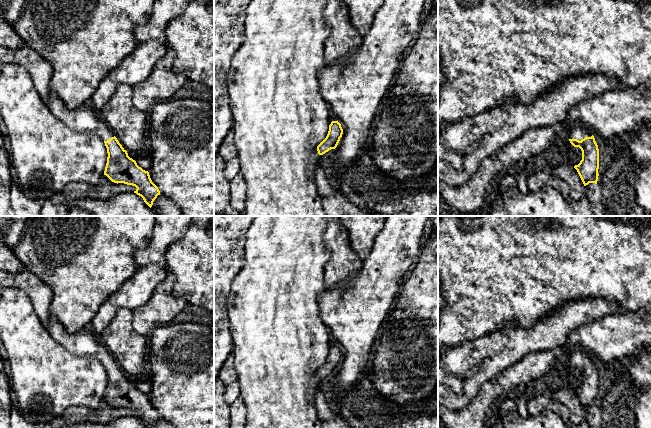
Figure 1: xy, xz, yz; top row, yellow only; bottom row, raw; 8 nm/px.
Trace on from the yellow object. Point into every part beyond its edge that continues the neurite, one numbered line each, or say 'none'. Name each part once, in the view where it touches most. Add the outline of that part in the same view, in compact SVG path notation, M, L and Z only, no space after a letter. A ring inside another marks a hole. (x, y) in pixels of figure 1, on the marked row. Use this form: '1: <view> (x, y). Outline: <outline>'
1: yz (576, 131). Outline: M575 124L568 129L566 135L568 139L577 139L581 141L585 137L591 137L592 133L588 129L583 128L581 125Z

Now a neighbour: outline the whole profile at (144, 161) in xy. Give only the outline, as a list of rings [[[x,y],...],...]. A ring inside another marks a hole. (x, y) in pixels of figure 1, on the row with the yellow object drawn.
[[[147,153],[139,156],[135,161],[139,167],[149,172],[151,168],[151,158]]]

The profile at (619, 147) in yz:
[[[618,139],[611,144],[611,155],[603,173],[598,176],[597,186],[601,192],[601,203],[604,207],[604,216],[647,216],[642,207],[637,203],[634,190],[638,167],[623,139]]]

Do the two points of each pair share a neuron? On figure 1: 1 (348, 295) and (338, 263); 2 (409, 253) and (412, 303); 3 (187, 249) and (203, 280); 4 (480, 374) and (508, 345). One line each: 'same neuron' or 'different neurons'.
1: different neurons
2: different neurons
3: same neuron
4: same neuron

